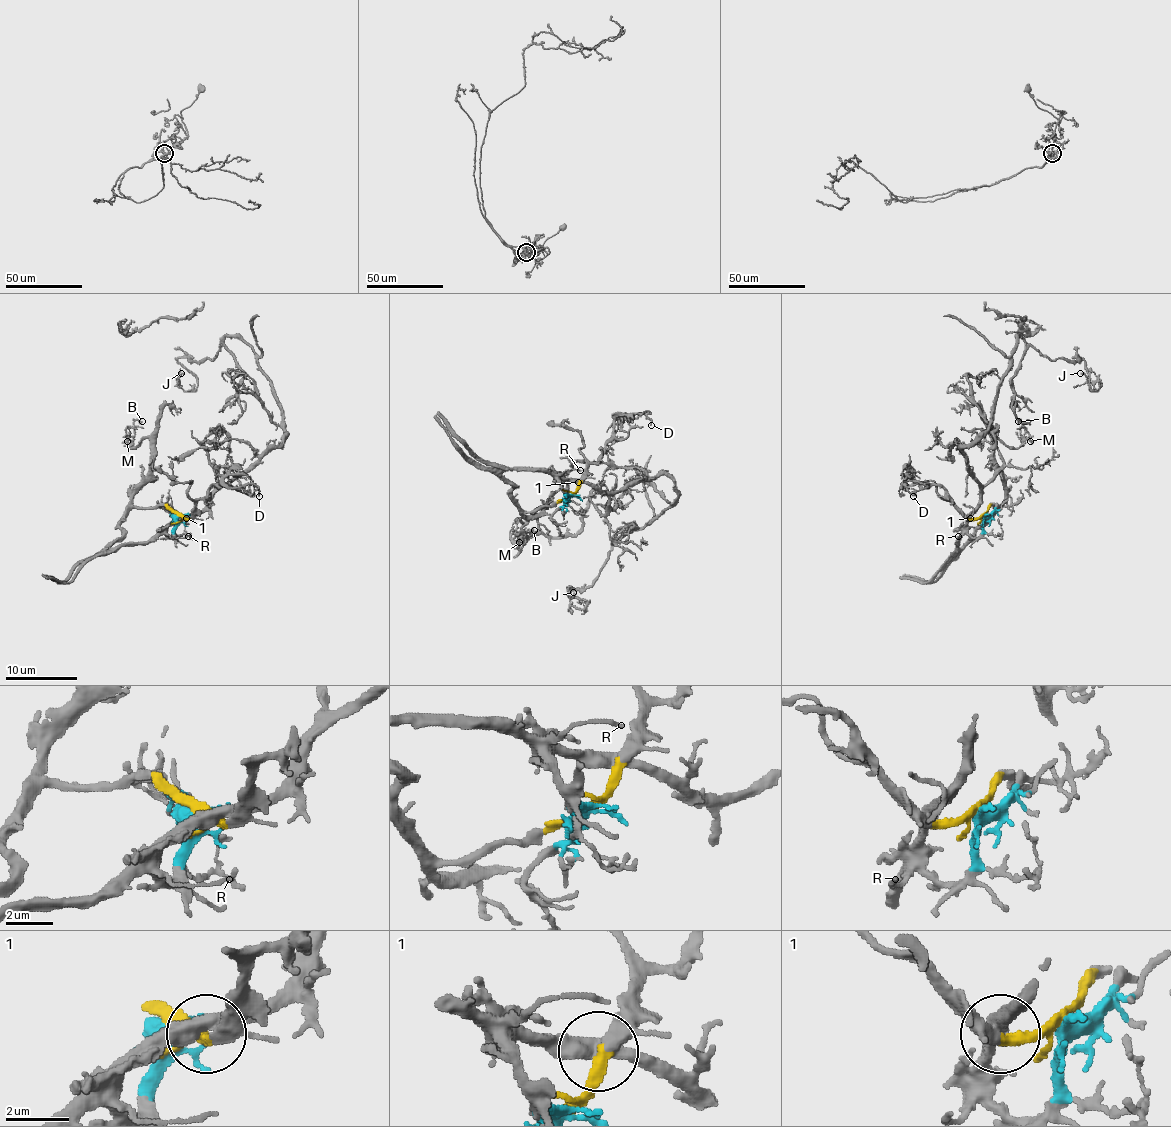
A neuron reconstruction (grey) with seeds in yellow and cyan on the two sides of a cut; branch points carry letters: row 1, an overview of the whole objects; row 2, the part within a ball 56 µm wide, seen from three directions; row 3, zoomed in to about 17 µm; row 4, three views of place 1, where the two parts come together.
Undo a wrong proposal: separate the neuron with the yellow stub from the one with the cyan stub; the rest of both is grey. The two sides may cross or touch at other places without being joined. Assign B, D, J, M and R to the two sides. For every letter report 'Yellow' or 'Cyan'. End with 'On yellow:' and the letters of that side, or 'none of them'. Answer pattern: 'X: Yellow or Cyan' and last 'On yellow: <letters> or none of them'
B: Yellow
D: Yellow
J: Cyan
M: Yellow
R: Cyan
On yellow: B, D, M

